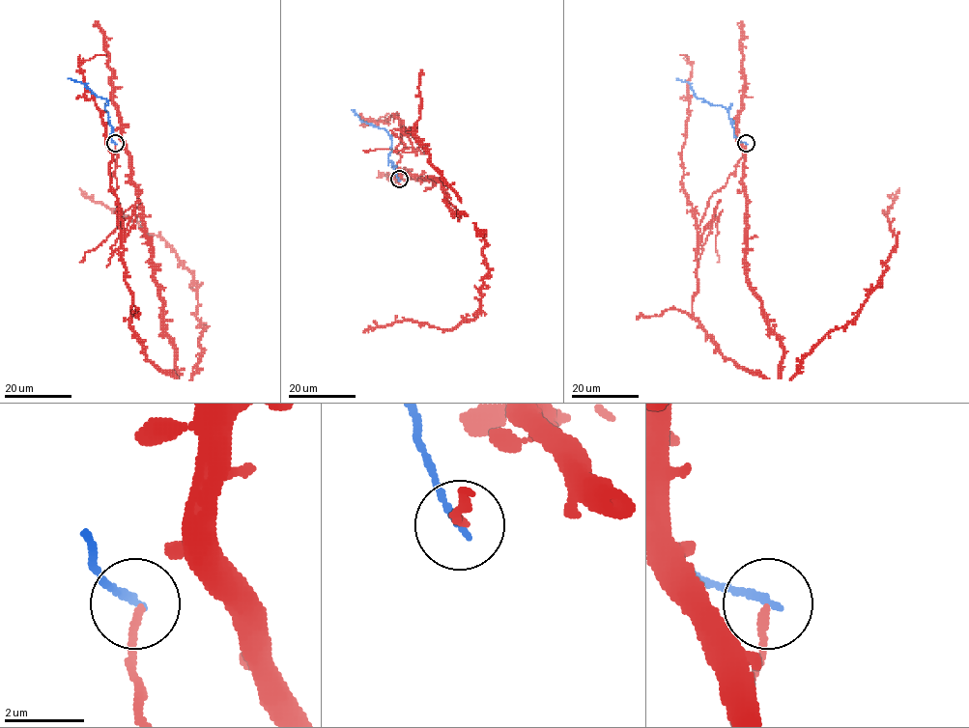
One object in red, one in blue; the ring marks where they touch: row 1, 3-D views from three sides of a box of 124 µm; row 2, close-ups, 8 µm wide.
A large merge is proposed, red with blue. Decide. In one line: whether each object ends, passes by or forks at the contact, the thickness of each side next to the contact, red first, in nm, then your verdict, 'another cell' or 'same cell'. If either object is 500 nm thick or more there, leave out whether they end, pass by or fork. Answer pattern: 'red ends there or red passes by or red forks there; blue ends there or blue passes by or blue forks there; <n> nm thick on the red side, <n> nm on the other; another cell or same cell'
red ends there; blue ends there; 160 nm thick on the red side, 180 nm on the other; another cell

